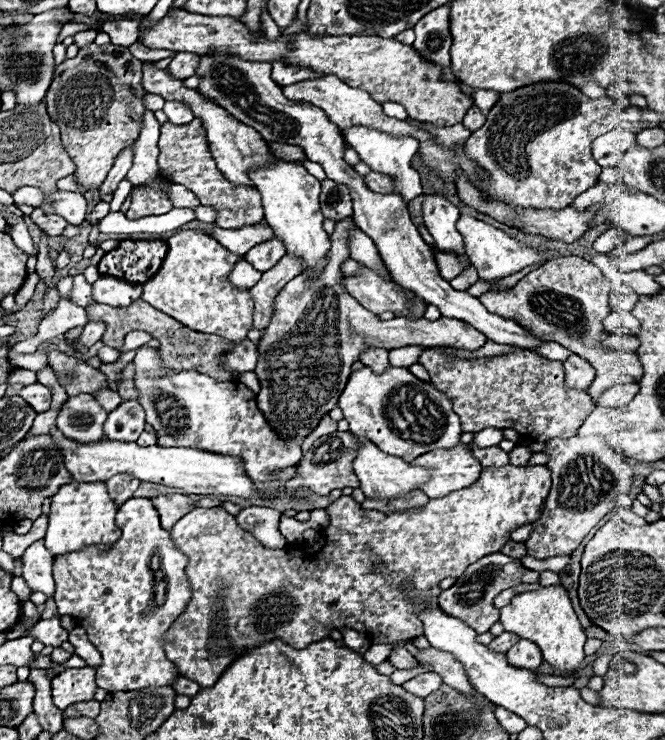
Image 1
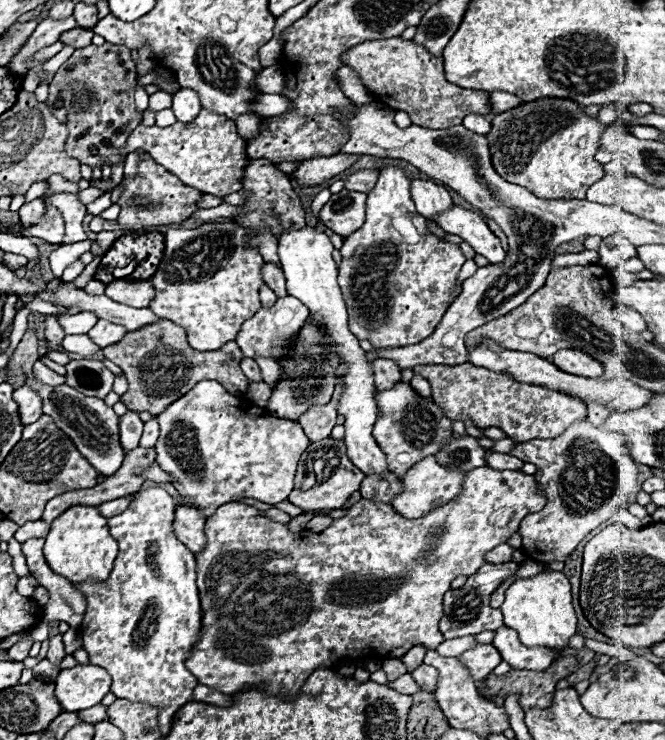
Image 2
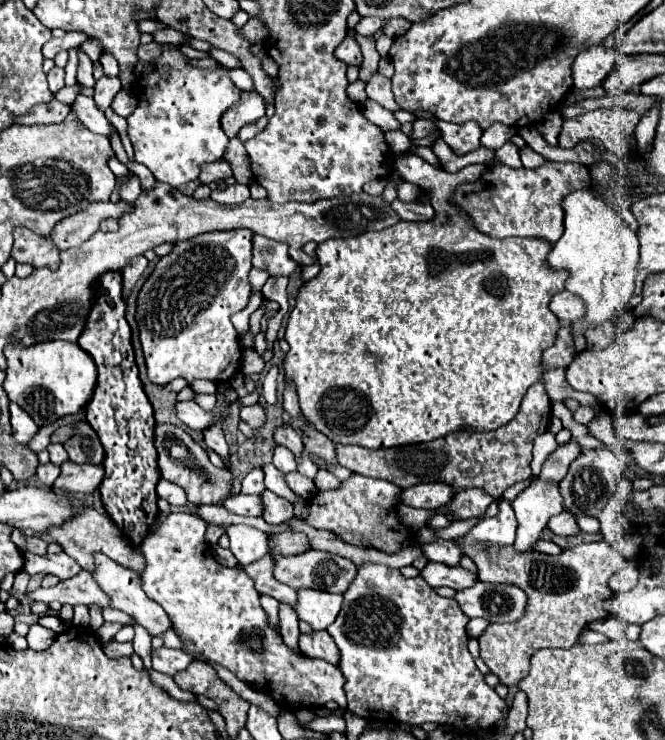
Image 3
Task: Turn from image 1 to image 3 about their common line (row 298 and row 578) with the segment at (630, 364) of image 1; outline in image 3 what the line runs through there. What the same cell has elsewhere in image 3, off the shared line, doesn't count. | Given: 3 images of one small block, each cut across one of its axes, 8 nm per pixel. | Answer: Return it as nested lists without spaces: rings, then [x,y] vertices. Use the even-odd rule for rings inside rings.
[[[604,540],[580,544],[564,550],[560,556],[540,552],[518,554],[512,546],[502,546],[502,550],[482,550],[482,546],[470,546],[468,556],[474,560],[482,582],[514,584],[528,594],[526,612],[518,622],[490,624],[478,638],[480,658],[506,686],[518,684],[526,676],[530,670],[530,656],[536,650],[572,648],[588,622],[608,618],[612,614],[614,592],[608,580],[620,564],[626,562],[626,558]]]

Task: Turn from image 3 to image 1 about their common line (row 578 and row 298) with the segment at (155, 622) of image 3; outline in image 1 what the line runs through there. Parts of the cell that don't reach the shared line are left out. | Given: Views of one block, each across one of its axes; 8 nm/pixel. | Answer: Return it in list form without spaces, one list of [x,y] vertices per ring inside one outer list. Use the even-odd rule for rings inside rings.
[[[100,276],[92,286],[92,296],[100,304],[126,308],[142,296],[142,284],[130,284],[112,276]]]

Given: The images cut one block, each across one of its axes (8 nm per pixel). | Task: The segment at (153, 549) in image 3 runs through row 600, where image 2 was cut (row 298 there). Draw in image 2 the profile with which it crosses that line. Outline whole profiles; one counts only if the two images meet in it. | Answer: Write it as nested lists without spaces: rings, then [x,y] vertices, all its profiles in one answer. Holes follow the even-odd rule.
[[[234,220],[208,222],[194,230],[186,230],[186,228],[168,230],[162,264],[158,266],[158,272],[150,278],[156,288],[156,298],[152,300],[150,308],[156,316],[172,320],[174,324],[182,326],[194,350],[200,350],[200,352],[218,350],[222,348],[222,344],[236,340],[240,326],[252,316],[252,312],[260,308],[258,292],[266,284],[262,278],[262,266],[264,266],[264,260],[260,258],[258,248],[248,248],[248,228],[236,224]]]

